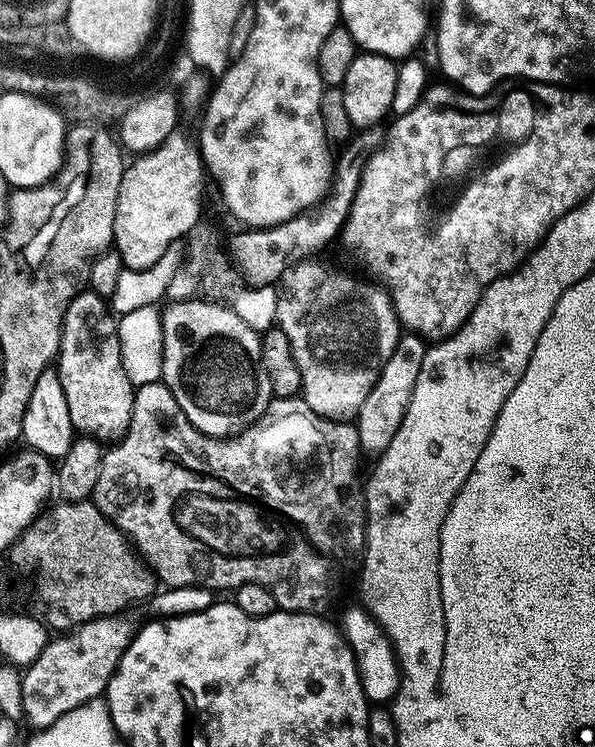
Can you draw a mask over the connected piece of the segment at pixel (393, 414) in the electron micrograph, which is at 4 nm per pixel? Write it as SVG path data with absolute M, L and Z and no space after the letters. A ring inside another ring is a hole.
M415 333L401 335L393 354L383 367L382 374L373 390L366 396L366 401L359 408L356 425L359 430L361 451L368 454L384 452L394 440L398 427L404 424L406 410L413 398L414 386L417 385L418 373L422 370L422 362L427 359L427 345Z

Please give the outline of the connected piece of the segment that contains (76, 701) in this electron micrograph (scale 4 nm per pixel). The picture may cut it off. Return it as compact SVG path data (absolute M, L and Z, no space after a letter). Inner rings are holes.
M128 614L114 616L100 616L96 620L86 620L77 624L65 636L49 639L47 646L38 654L33 664L27 665L20 681L22 690L22 706L24 707L24 720L33 724L33 729L49 728L64 712L74 710L85 700L100 698L105 695L108 679L116 672L122 654L130 646L132 637L138 631L138 624L128 617Z

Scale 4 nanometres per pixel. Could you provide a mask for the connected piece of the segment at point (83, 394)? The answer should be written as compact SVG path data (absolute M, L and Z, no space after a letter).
M85 290L79 292L70 302L64 319L64 332L60 336L58 371L62 390L66 390L66 406L70 406L70 422L81 437L101 442L119 442L123 438L130 426L130 414L134 410L136 397L133 384L123 370L117 321L105 297L97 292Z

